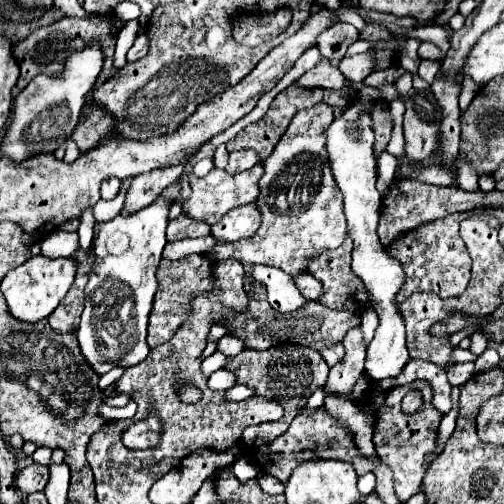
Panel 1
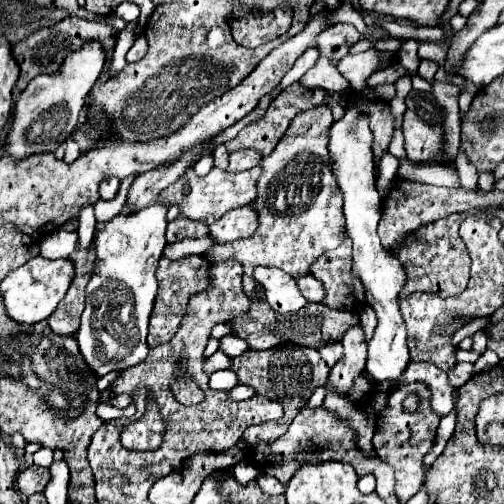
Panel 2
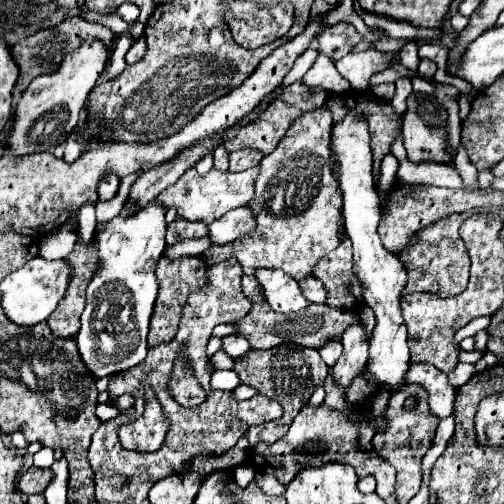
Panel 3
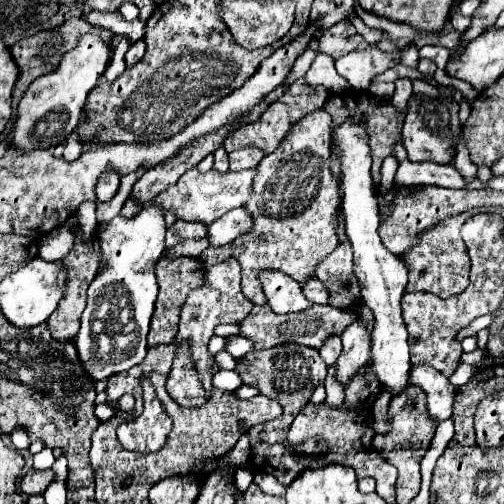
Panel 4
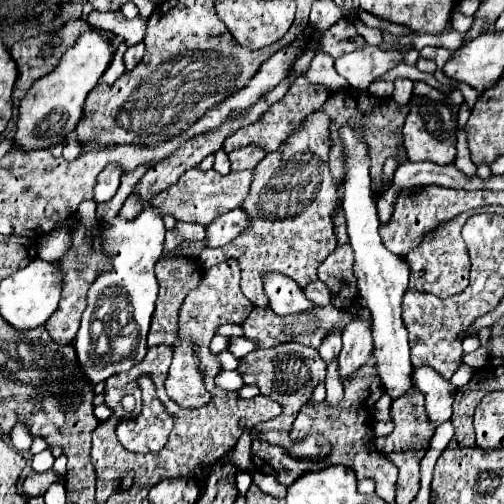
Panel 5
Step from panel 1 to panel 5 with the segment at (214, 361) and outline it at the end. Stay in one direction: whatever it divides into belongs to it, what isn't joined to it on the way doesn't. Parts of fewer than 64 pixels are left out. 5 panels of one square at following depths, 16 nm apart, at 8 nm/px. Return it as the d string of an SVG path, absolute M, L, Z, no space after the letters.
M228 351L218 353L218 359L221 363L222 369L224 370L236 370L239 365L240 359L234 357Z

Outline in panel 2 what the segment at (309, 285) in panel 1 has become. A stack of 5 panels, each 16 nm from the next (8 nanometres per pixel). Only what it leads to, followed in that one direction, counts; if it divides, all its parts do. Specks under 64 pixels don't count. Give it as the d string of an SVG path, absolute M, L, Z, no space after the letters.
M302 276L296 282L298 282L298 288L306 300L310 300L310 302L322 302L324 300L324 286L314 276Z

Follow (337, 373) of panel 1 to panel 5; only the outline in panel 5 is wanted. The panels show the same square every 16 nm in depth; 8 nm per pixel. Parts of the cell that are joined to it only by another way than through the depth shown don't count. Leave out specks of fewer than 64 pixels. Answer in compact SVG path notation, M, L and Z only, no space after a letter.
M358 314L342 332L342 352L338 356L340 378L346 380L348 372L360 368L360 364L364 364L370 354L372 354L370 320L364 314Z

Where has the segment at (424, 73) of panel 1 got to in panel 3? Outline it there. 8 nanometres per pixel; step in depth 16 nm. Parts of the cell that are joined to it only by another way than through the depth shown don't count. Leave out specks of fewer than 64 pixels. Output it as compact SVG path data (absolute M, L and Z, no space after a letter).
M429 59L420 60L419 66L418 66L418 72L426 80L428 81L432 80L436 70L437 70L437 65L435 62Z

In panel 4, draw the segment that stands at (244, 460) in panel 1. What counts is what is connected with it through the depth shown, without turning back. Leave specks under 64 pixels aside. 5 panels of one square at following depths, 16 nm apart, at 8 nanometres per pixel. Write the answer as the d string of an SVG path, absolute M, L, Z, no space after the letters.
M237 468L234 474L234 480L236 486L244 492L254 478L254 470L249 468Z

